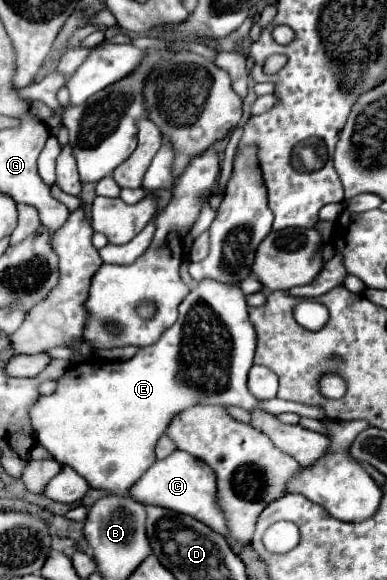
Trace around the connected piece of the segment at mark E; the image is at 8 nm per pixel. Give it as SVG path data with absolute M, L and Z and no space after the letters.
M201 279L179 305L179 319L169 327L155 345L141 347L129 361L101 361L87 359L71 363L51 395L41 395L31 405L31 425L37 441L61 463L75 469L89 487L105 489L117 495L127 495L127 489L153 465L155 443L165 433L169 421L183 409L195 403L209 405L237 405L247 409L263 409L267 413L297 413L303 415L305 407L283 399L269 399L259 403L247 389L247 371L253 365L255 329L249 321L245 295L237 285Z

